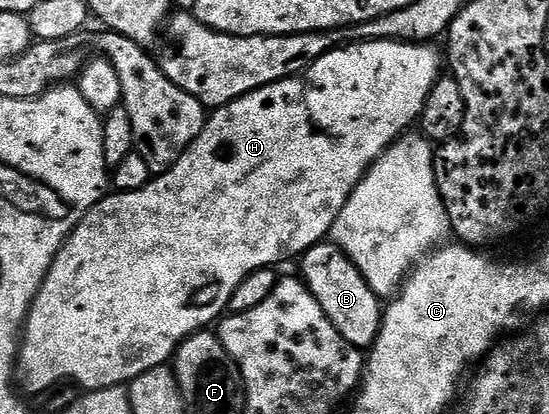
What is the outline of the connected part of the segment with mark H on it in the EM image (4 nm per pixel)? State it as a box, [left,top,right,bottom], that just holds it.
[16,41,444,393]

